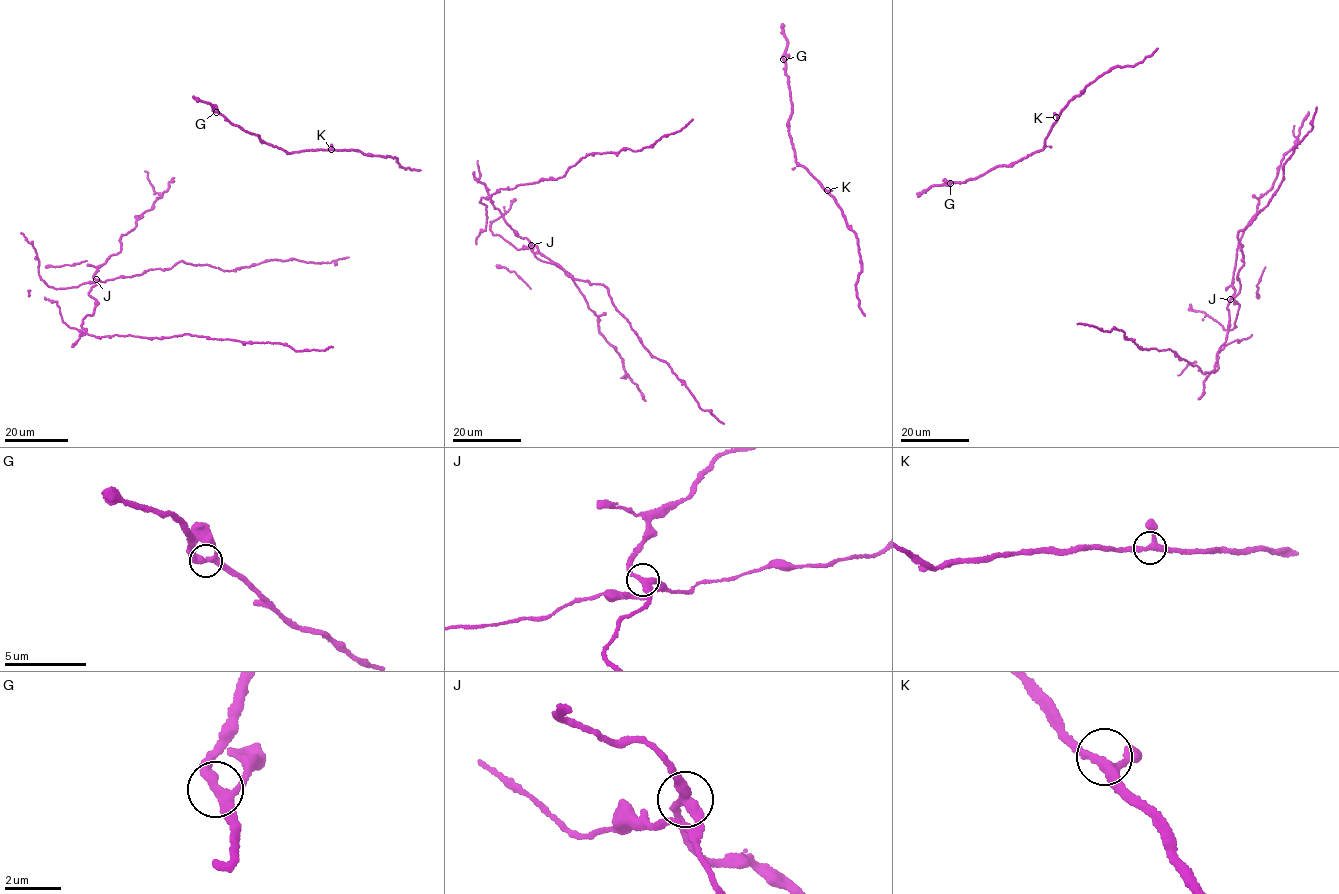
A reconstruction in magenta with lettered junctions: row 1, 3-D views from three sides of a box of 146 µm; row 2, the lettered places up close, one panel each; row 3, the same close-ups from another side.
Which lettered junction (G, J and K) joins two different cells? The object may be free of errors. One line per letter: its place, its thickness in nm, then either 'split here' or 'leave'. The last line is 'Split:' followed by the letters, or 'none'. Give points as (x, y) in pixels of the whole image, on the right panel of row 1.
G: (950, 183) | 280 nm | leave
J: (1230, 299) | 320 nm | split here
K: (1056, 117) | 280 nm | leave
Split: J

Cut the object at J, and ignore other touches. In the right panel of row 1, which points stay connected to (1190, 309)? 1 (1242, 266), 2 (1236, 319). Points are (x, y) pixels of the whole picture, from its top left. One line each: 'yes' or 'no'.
1: yes
2: yes

